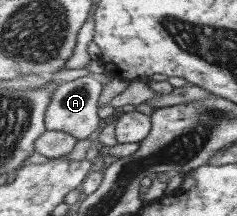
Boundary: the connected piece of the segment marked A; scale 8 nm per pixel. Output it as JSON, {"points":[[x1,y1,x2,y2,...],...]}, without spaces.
{"points":[[93,74,63,82,56,90,48,108,48,130,67,131,79,140,87,140,89,136,93,136,99,127,104,126,103,120,99,116,100,100,104,95,104,90,105,86,101,82,101,77]]}

